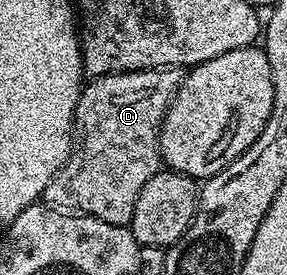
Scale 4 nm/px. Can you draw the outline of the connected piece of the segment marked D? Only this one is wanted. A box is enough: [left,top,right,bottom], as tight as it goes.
[43,69,182,227]

